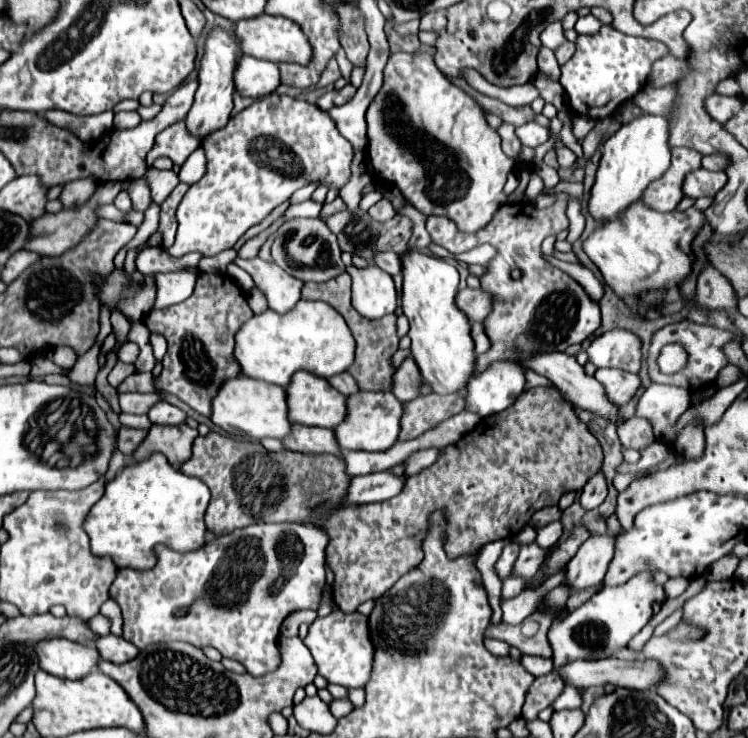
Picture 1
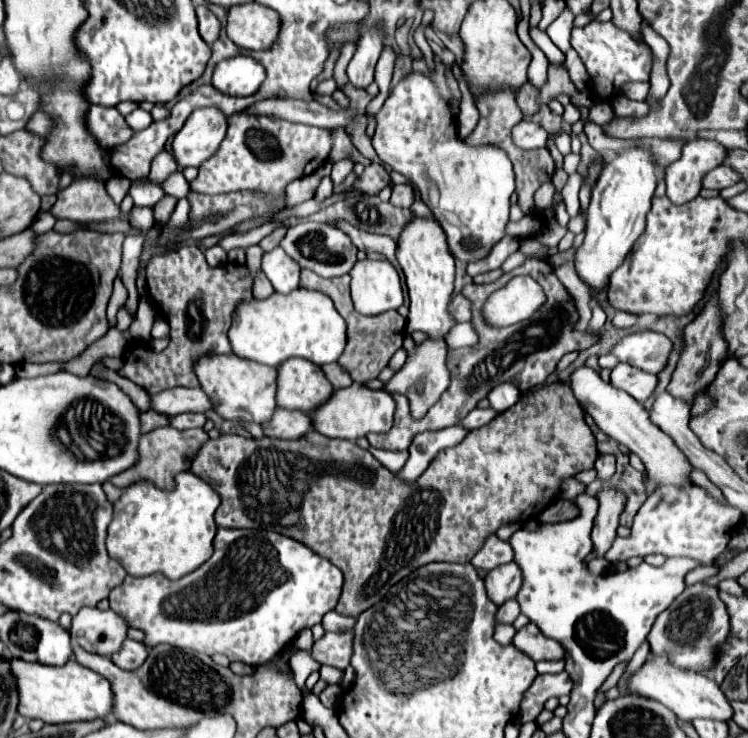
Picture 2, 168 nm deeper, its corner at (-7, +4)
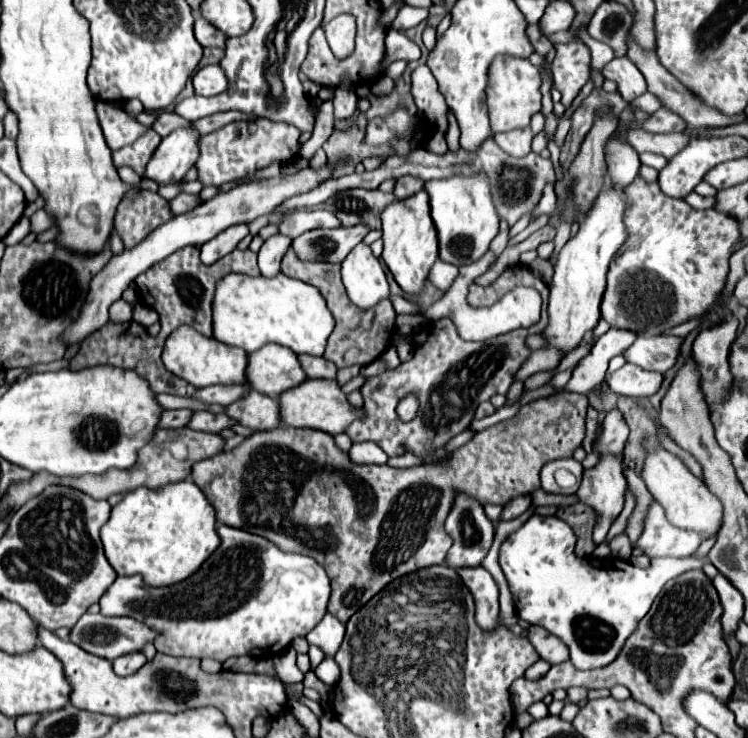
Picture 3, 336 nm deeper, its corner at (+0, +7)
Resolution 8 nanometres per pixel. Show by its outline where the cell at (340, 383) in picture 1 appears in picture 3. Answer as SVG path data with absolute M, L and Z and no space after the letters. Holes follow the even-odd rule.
M299 357L301 367L311 379L335 379L337 367L323 357Z

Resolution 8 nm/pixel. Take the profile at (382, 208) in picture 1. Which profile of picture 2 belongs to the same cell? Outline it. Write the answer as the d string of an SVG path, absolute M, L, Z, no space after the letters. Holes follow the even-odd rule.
M398 184L398 186L394 186L390 202L394 206L400 206L400 208L410 208L412 202L414 202L414 188L412 188L412 184Z

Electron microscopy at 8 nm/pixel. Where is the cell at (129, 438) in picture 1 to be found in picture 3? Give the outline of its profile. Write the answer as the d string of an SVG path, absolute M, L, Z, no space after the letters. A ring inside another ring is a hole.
M173 409L173 411L163 411L161 419L157 423L157 427L185 427L185 423L189 421L189 417L193 415L191 409Z

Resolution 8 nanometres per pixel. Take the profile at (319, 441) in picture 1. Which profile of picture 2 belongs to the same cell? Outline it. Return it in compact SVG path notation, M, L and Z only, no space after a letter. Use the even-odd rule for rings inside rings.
M276 408L272 420L268 420L268 424L262 424L262 430L264 436L270 438L294 440L312 430L312 420L304 412L288 412L286 408Z

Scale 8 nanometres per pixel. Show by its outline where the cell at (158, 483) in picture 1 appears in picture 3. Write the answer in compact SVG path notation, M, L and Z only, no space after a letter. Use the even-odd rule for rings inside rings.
M185 479L179 483L171 483L161 491L151 491L147 487L139 487L123 495L121 503L111 509L109 521L101 527L101 541L105 547L107 561L119 575L135 575L141 573L147 585L173 585L195 573L201 563L217 549L221 543L215 531L215 517L213 507L209 505L207 497L193 485L193 481Z

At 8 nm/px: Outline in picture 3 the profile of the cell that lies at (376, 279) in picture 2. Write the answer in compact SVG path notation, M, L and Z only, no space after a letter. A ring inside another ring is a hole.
M363 243L341 263L341 279L351 303L359 309L371 309L389 297L389 281L383 265Z

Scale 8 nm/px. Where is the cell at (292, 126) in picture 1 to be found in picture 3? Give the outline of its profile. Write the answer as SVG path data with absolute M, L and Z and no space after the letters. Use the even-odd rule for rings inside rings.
M263 117L257 121L229 123L201 139L201 157L195 163L199 181L203 183L203 187L223 185L227 181L237 181L253 175L259 169L269 167L271 163L291 163L299 157L299 137L301 131L295 125L275 123Z

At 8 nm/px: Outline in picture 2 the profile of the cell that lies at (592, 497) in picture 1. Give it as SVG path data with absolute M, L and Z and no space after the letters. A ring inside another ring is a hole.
M602 454L602 456L598 456L596 470L598 470L598 480L608 482L610 476L614 474L614 470L616 470L616 456L614 454Z

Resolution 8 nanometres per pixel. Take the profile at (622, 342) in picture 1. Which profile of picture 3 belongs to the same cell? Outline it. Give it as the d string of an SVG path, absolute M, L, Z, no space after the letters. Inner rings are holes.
M651 335L651 337L637 337L637 341L625 349L623 357L629 363L641 365L647 371L665 373L677 361L679 347L683 339L671 335Z

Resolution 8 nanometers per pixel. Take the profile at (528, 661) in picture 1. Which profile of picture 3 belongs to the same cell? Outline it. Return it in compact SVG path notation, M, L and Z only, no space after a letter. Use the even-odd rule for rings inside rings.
M539 659L537 663L533 663L533 665L525 671L525 677L527 677L527 679L541 679L549 669L551 669L551 665Z

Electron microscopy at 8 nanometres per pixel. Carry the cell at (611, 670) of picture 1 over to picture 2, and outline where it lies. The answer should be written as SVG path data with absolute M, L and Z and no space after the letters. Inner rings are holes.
M652 658L646 664L642 664L630 678L630 690L634 694L662 702L682 720L696 720L696 718L708 718L720 722L732 720L732 706L714 680L698 672L674 668L666 658Z

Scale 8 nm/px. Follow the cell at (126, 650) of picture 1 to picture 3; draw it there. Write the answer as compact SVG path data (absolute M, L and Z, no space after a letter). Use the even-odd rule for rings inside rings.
M135 651L135 653L127 653L127 655L121 655L113 661L113 669L117 675L125 677L125 675L133 675L137 669L141 669L141 665L145 665L145 655Z

